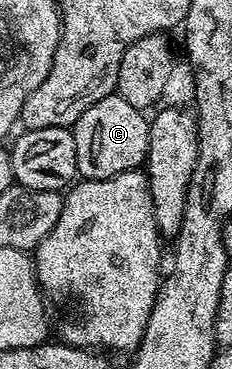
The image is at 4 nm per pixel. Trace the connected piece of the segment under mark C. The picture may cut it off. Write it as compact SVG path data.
M117 92L91 103L71 126L75 139L78 174L86 181L111 179L132 169L141 169L149 150L149 117Z

